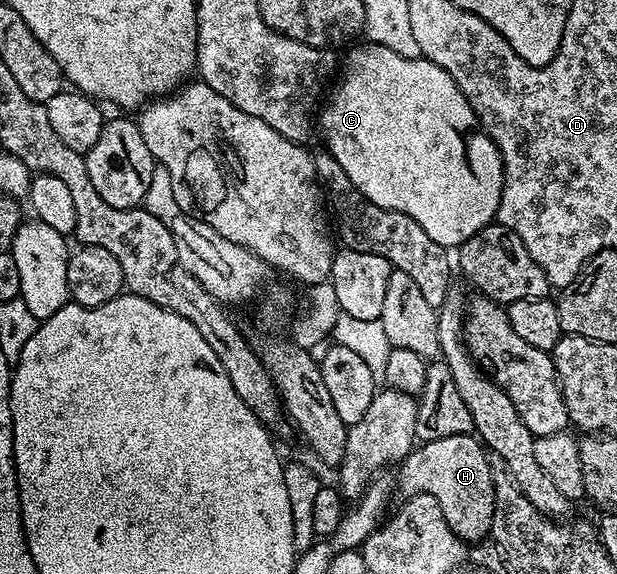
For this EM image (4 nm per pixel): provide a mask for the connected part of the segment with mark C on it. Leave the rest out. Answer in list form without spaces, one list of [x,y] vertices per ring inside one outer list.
[[[370,41],[362,42],[356,42],[350,48],[352,51],[341,59],[343,76],[340,77],[339,84],[336,85],[335,92],[332,93],[331,100],[323,111],[323,116],[321,116],[322,111],[318,116],[318,126],[319,123],[323,126],[323,139],[327,142],[324,143],[326,150],[330,151],[337,165],[345,169],[345,177],[349,177],[349,181],[353,181],[355,188],[373,205],[381,209],[393,209],[397,213],[405,213],[413,217],[413,221],[417,221],[417,225],[421,225],[421,229],[425,229],[425,233],[429,233],[429,237],[433,237],[437,245],[441,245],[444,249],[457,249],[462,243],[469,241],[469,237],[476,235],[483,227],[488,227],[495,219],[503,192],[503,158],[499,156],[497,145],[479,124],[479,119],[473,113],[465,93],[461,93],[457,81],[453,81],[453,77],[449,77],[449,73],[445,73],[441,65],[433,65],[433,61],[422,57],[417,59],[401,57],[401,53],[393,53],[393,49],[385,45],[377,45]]]

